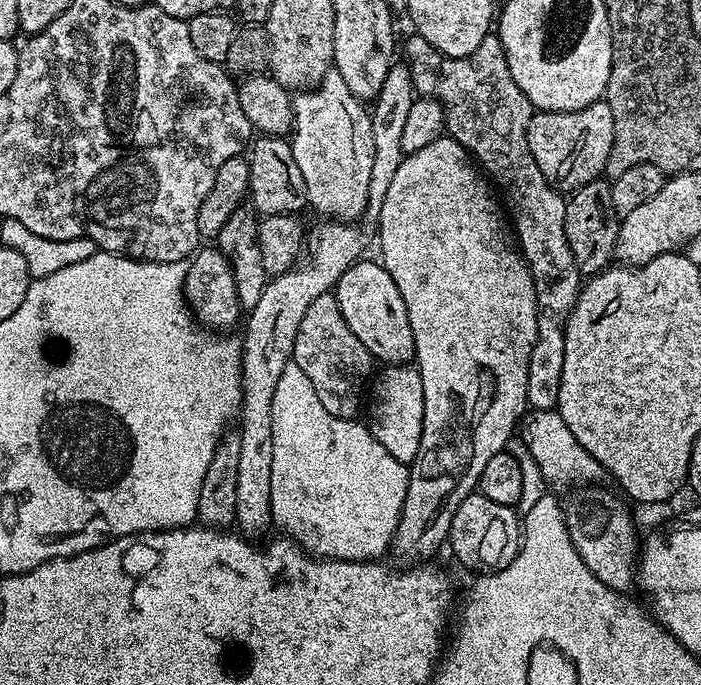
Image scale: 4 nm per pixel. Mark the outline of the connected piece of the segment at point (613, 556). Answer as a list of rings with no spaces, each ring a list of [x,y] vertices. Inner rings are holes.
[[[592,492],[581,504],[576,504],[567,513],[567,523],[570,538],[581,556],[582,562],[589,567],[594,578],[604,582],[606,586],[618,593],[627,593],[631,584],[635,585],[638,580],[638,540],[636,544],[636,524],[628,513],[629,505],[623,499],[611,496],[608,492]]]

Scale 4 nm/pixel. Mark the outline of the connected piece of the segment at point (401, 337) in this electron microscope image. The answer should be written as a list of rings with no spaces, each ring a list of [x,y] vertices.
[[[368,259],[357,260],[344,271],[342,278],[338,278],[334,289],[338,310],[342,310],[342,318],[346,318],[358,342],[370,350],[373,361],[380,363],[381,360],[384,366],[411,365],[416,358],[416,347],[406,302],[402,302],[402,294],[398,294],[398,286],[394,286],[394,278],[390,278],[383,263]]]

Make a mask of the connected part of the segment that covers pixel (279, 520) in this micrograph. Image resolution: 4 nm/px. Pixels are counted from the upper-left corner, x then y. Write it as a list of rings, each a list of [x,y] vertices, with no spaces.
[[[289,363],[286,370],[282,370],[282,378],[278,378],[277,389],[274,390],[272,398],[272,437],[274,438],[274,466],[270,470],[270,506],[272,507],[272,524],[280,527],[285,537],[291,538],[308,553],[309,556],[315,556],[322,560],[370,560],[380,558],[383,552],[386,552],[386,532],[384,536],[384,504],[393,504],[399,506],[406,502],[406,488],[408,486],[408,470],[409,465],[398,462],[398,458],[393,458],[387,450],[382,446],[382,442],[378,442],[378,438],[374,438],[374,434],[368,428],[367,423],[361,422],[359,419],[343,420],[334,414],[330,414],[330,410],[326,410],[326,406],[322,406],[322,402],[318,402],[317,396],[314,394],[314,382],[310,382],[310,378],[306,378],[306,374],[302,374],[302,370],[298,370],[298,366]]]

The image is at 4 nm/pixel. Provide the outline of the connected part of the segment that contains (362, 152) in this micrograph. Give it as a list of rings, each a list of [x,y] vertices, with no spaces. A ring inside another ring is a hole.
[[[335,70],[324,75],[315,86],[309,87],[307,90],[297,91],[292,96],[292,130],[290,133],[290,143],[292,145],[292,153],[294,154],[294,162],[298,162],[298,170],[302,170],[302,182],[306,182],[308,204],[314,211],[321,212],[321,217],[341,222],[356,222],[363,217],[364,211],[368,209],[370,170],[374,166],[374,134],[370,130],[371,121],[372,118],[365,101],[358,99],[354,94],[350,94],[350,86],[346,86],[342,74],[338,74]]]

